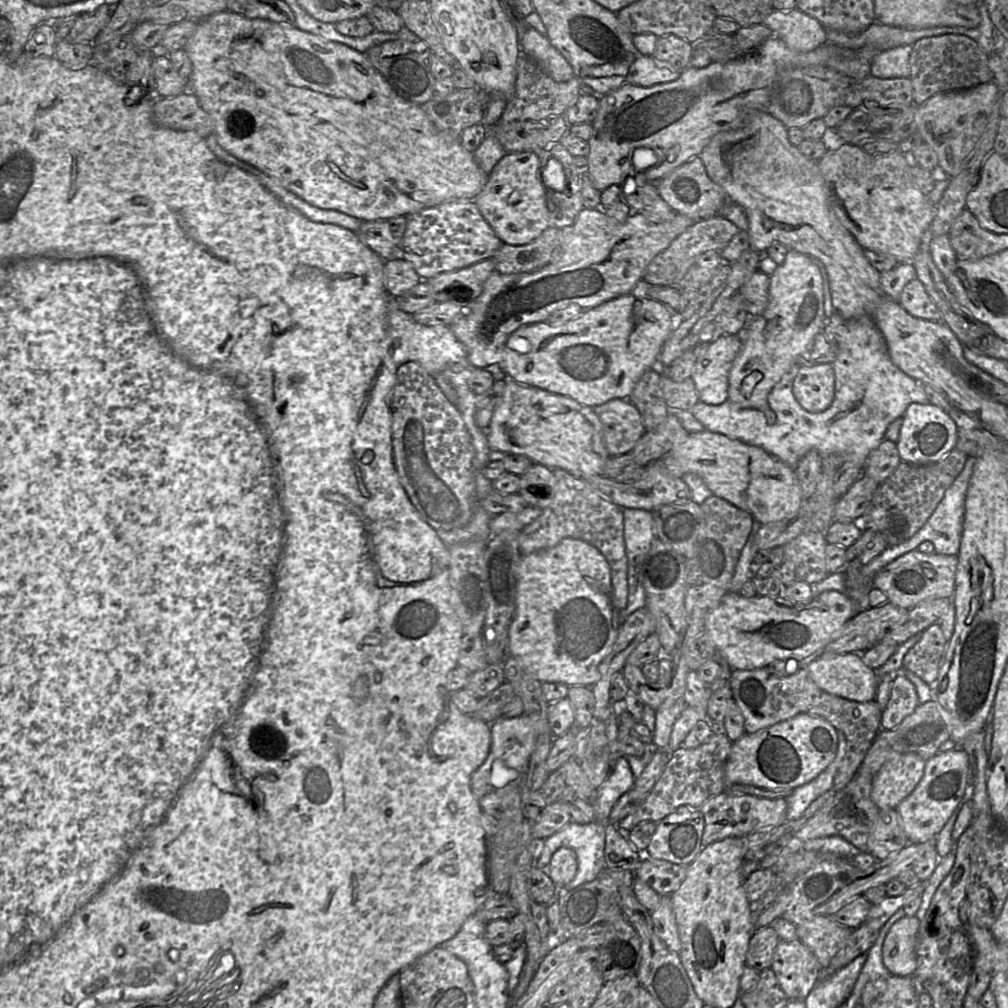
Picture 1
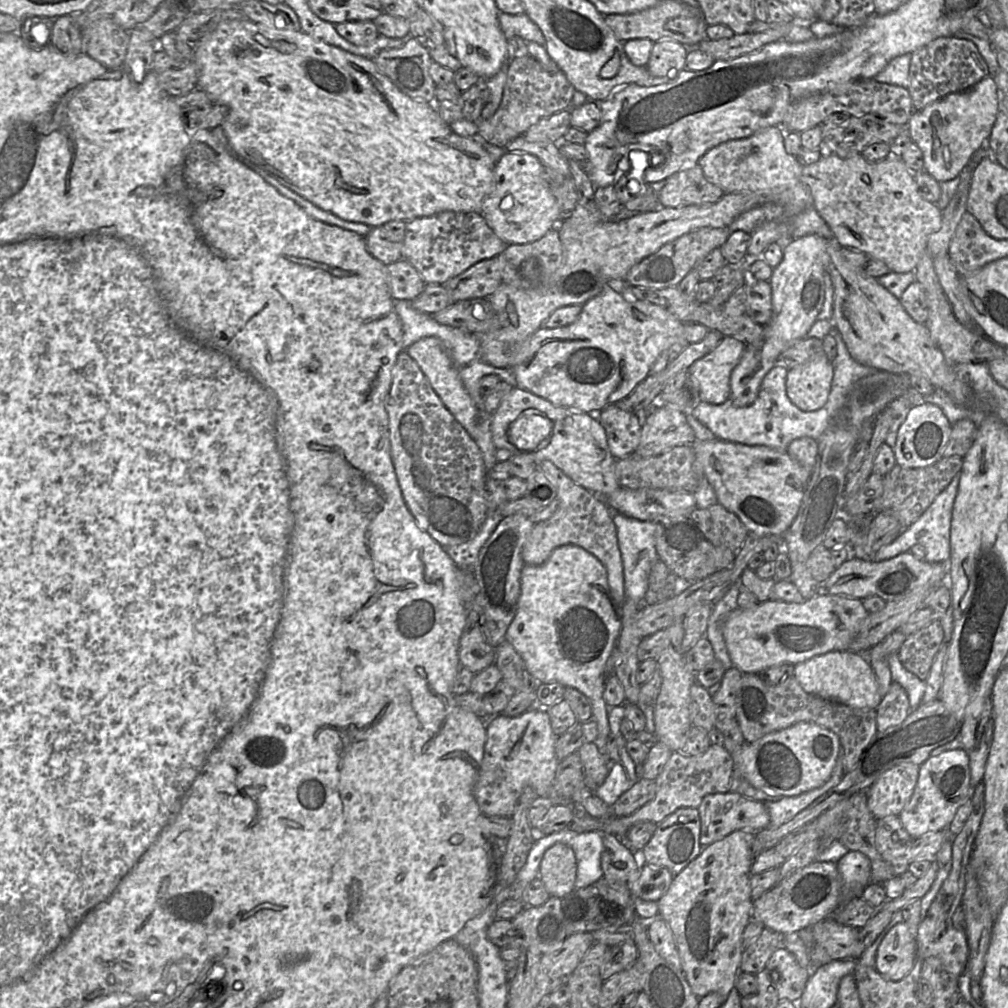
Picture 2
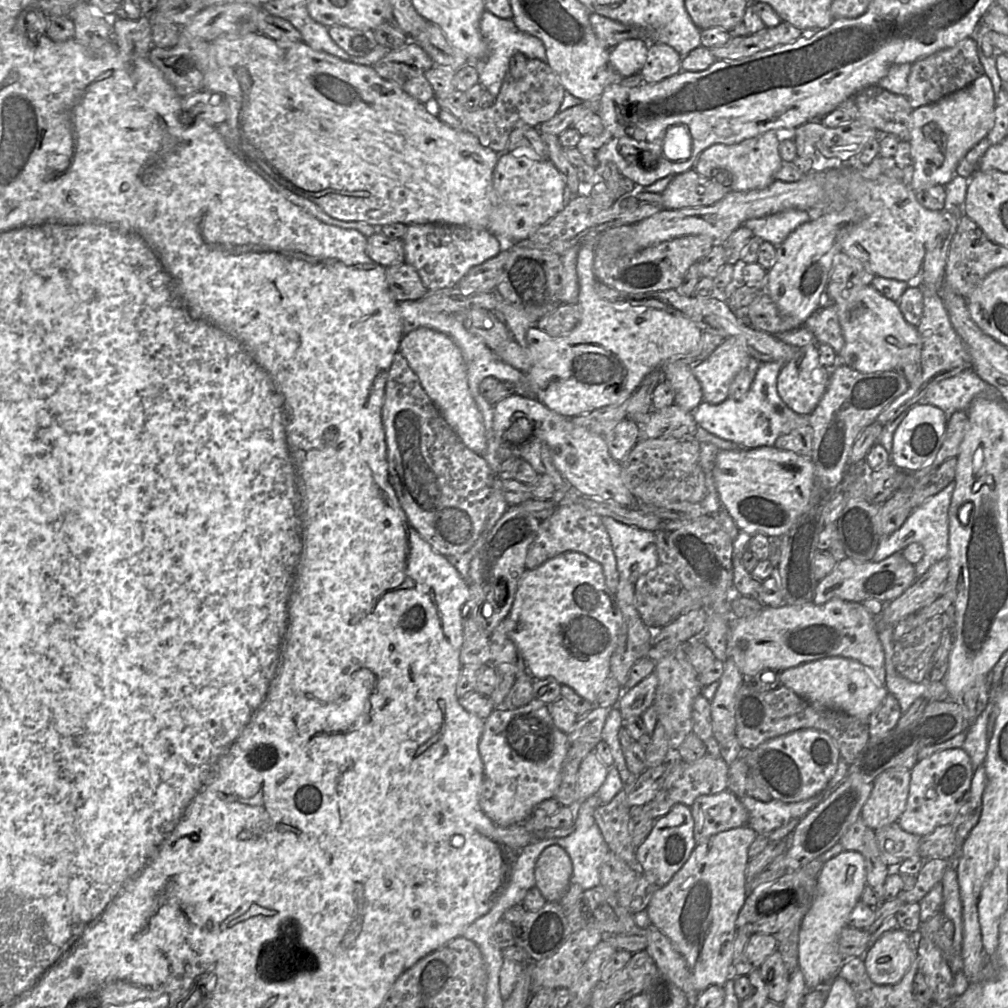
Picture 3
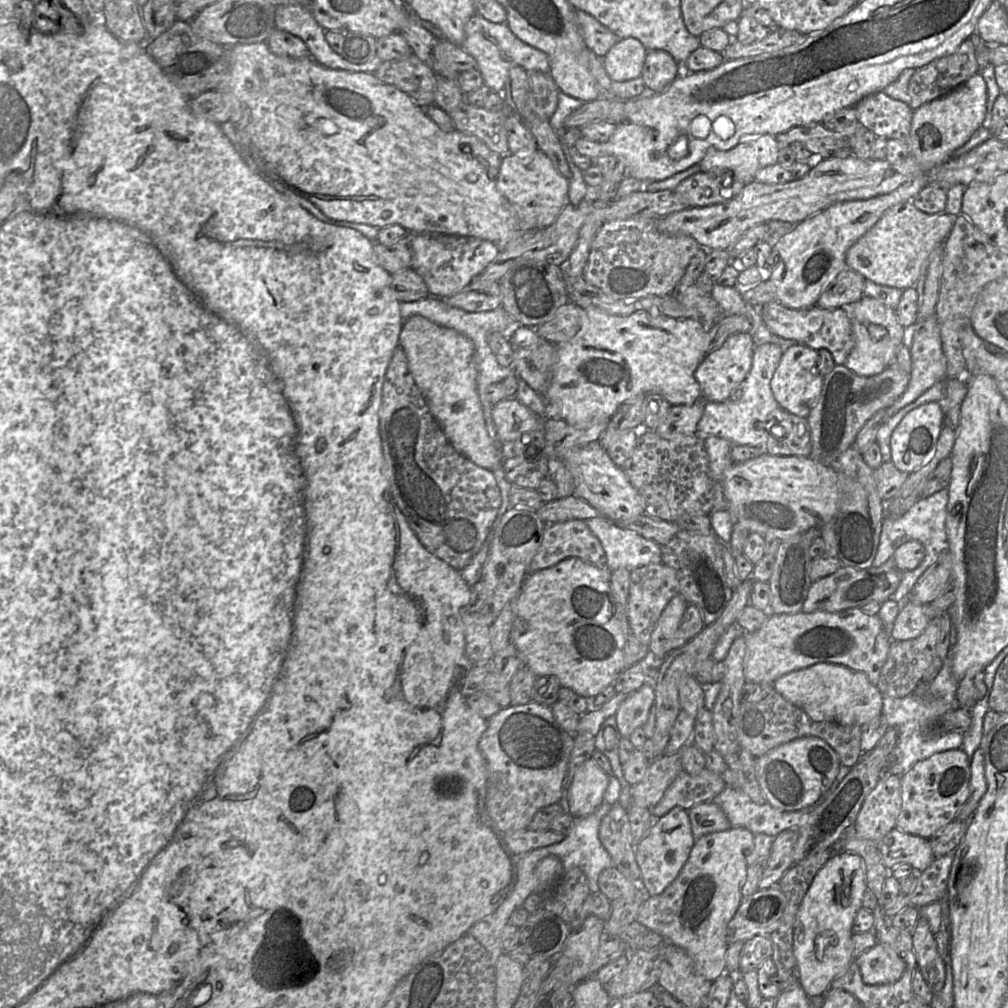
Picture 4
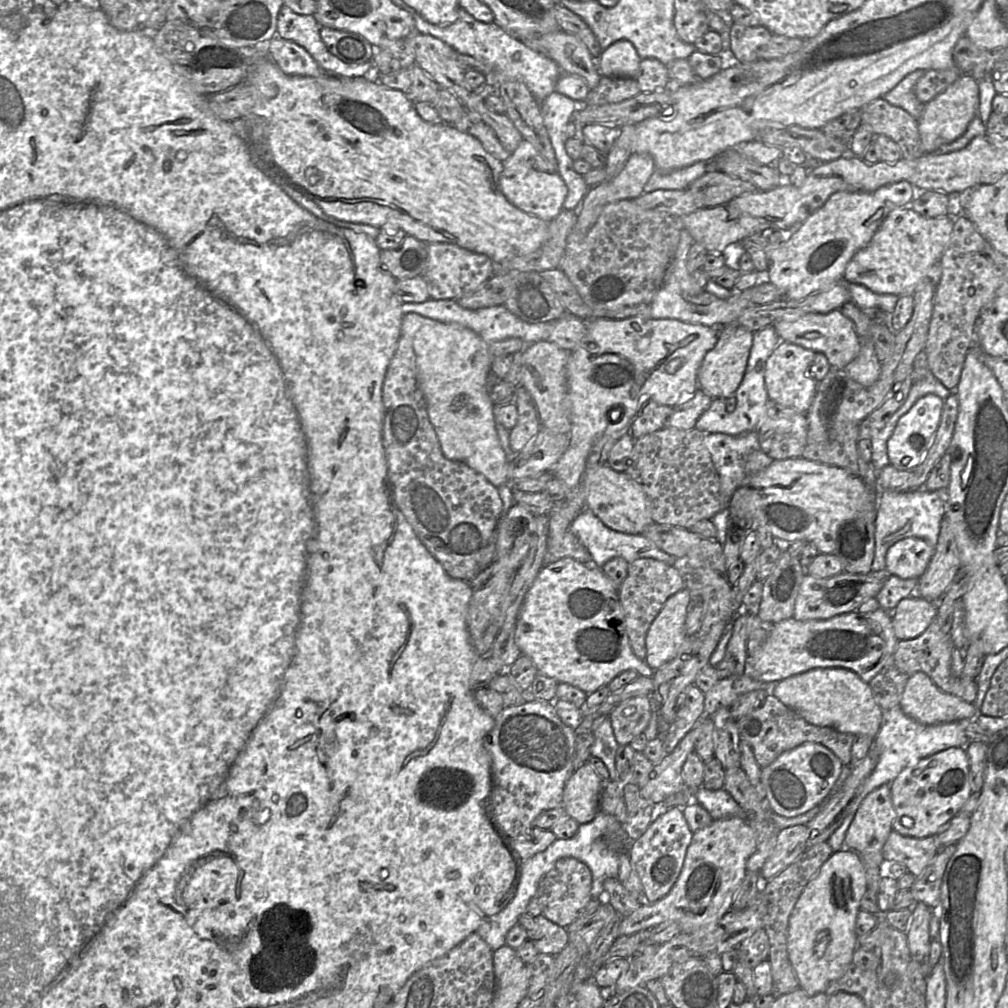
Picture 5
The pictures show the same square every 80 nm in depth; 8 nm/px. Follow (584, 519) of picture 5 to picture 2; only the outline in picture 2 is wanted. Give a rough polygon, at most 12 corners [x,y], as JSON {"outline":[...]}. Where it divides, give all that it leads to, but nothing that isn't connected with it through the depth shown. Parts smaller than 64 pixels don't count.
{"outline":[[614,512],[626,598],[643,605],[655,523]]}

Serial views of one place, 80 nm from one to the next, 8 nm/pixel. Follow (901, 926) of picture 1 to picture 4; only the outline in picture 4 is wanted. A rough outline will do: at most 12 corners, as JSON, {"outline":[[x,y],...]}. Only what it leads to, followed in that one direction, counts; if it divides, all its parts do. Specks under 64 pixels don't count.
{"outline":[[879,942],[855,962],[869,985],[894,983],[906,963]]}

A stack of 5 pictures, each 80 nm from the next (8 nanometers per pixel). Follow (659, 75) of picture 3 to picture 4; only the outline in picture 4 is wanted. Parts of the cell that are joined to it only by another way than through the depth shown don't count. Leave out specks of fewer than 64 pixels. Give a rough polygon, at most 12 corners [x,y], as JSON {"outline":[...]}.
{"outline":[[664,50],[648,51],[646,91],[664,91],[682,66]]}

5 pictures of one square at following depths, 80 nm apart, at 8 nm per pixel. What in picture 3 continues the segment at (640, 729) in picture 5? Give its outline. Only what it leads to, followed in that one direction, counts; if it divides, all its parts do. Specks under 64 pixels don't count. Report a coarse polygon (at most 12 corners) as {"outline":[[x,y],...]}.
{"outline":[[654,671],[625,689],[616,707],[623,721],[642,716],[654,704]]}

